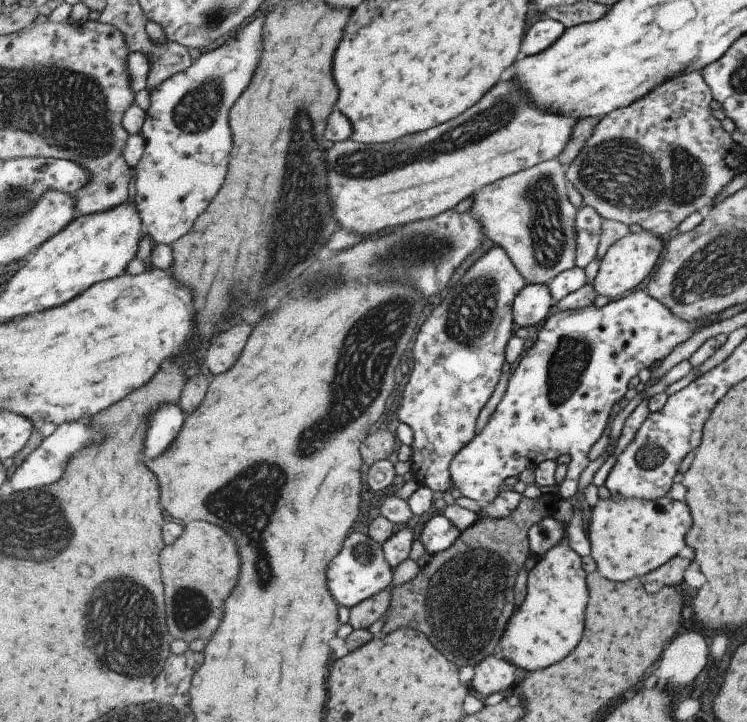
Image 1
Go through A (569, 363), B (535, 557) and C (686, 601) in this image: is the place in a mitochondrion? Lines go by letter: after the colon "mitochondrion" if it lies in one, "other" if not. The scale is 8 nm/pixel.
A: mitochondrion
B: other
C: other

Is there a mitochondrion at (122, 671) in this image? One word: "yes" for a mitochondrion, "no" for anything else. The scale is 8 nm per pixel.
yes

